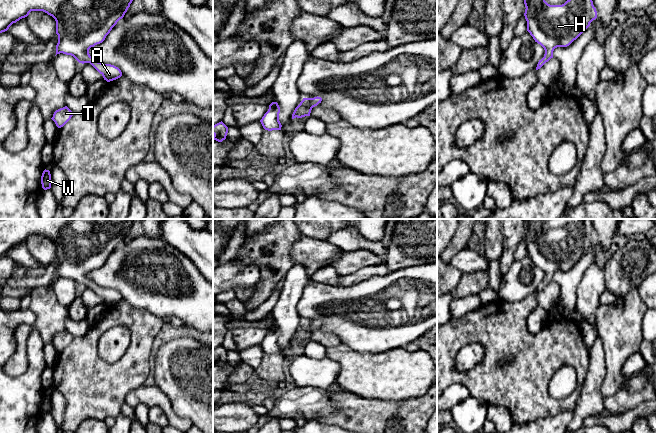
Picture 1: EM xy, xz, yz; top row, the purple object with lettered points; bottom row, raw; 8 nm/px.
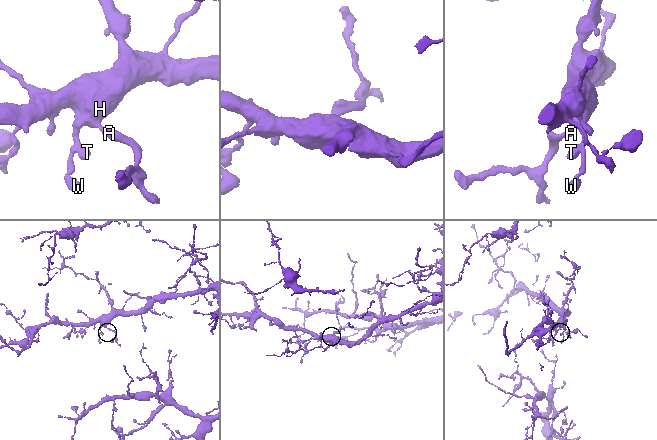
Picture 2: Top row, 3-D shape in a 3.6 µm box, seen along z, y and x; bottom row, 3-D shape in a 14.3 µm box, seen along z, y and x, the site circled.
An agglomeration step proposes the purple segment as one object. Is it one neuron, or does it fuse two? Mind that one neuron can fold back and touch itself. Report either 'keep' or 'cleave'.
keep

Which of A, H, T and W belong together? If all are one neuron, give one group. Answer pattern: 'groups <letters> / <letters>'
groups A H T W

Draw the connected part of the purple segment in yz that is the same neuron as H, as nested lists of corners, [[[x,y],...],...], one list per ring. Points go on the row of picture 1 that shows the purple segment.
[[[524,0],[524,4],[527,31],[545,50],[544,57],[539,60],[536,70],[553,58],[555,48],[569,46],[597,18],[597,11],[592,0],[567,0],[562,5],[550,5],[545,0]]]

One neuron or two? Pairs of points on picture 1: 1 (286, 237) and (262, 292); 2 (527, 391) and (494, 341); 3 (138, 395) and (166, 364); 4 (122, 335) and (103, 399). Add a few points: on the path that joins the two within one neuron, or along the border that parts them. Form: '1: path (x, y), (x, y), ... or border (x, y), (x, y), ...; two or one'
1: path (280, 251), (280, 270), (274, 278); one
2: path (526, 376), (526, 363), (509, 346); one
3: border (155, 384), (170, 402); two
4: border (130, 345), (114, 362), (106, 362), (97, 350); two

